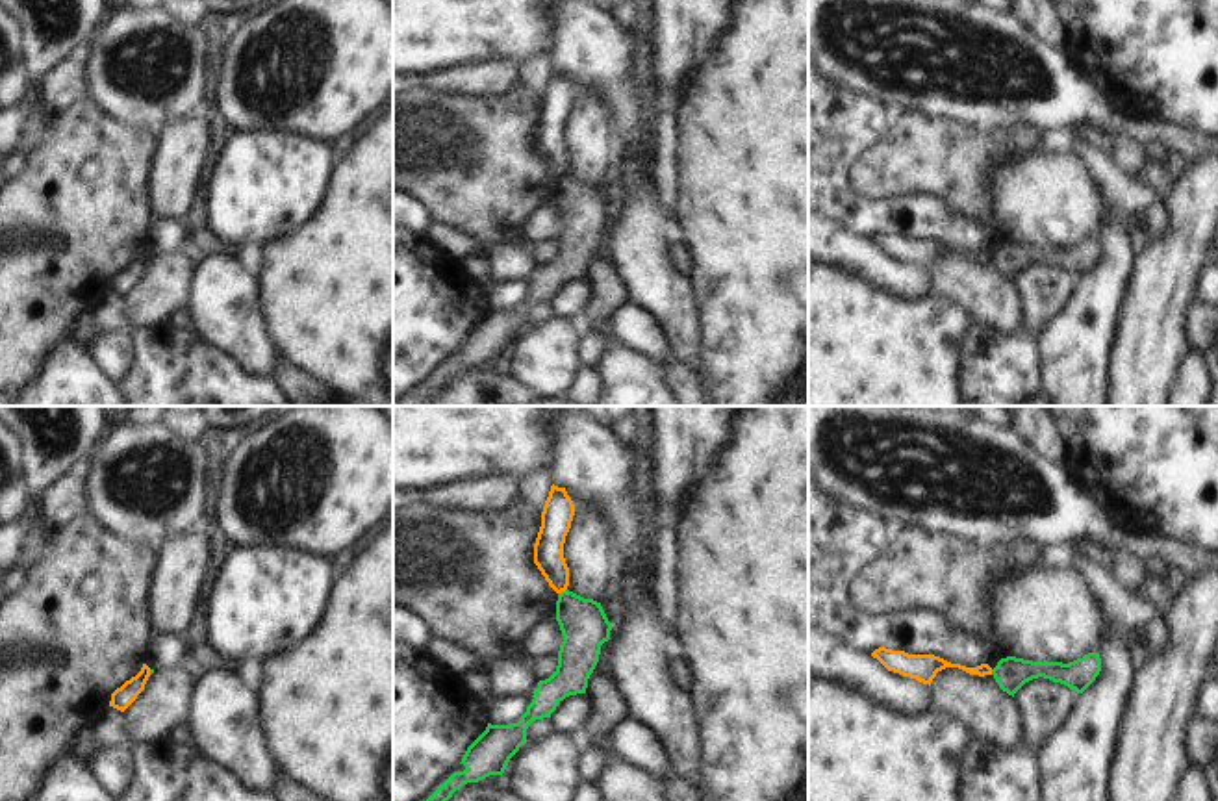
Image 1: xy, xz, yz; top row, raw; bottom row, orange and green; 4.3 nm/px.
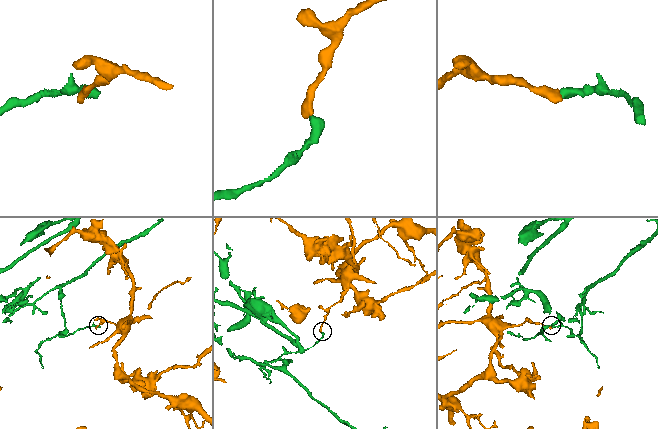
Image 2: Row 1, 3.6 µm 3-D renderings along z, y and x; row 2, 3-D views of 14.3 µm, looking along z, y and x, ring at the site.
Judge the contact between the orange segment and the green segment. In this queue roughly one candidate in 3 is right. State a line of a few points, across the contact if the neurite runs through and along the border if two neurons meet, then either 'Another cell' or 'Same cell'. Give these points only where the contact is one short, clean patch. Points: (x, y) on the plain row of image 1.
Line: xz (566, 173), (558, 178). Another cell.

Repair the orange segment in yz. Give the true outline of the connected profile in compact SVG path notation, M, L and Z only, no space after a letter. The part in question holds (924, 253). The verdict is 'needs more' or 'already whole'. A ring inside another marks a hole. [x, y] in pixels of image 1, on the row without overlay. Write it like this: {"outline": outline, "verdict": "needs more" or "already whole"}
{"outline": "M886 232L875 234L871 241L877 243L888 256L916 263L929 271L936 261L936 258L945 252L958 252L970 260L979 260L979 261L992 260L992 252L988 248L981 248L977 252L966 252L960 248L951 248L934 239L908 239L905 235L892 235Z", "verdict": "already whole"}

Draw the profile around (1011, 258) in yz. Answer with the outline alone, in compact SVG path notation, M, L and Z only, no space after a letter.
M1088 237L1070 248L1062 247L1033 247L1007 241L997 247L992 260L999 273L1014 282L1014 278L1029 265L1044 261L1060 267L1077 278L1083 278L1099 260L1099 237Z

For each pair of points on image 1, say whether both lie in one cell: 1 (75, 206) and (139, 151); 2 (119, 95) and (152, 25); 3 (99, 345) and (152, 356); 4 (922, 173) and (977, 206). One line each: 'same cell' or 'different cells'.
1: same cell
2: same cell
3: different cells
4: same cell

